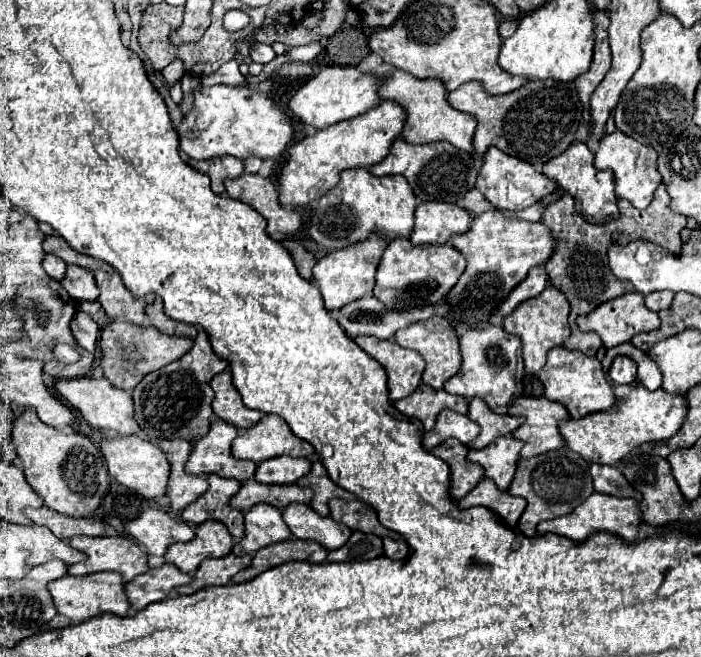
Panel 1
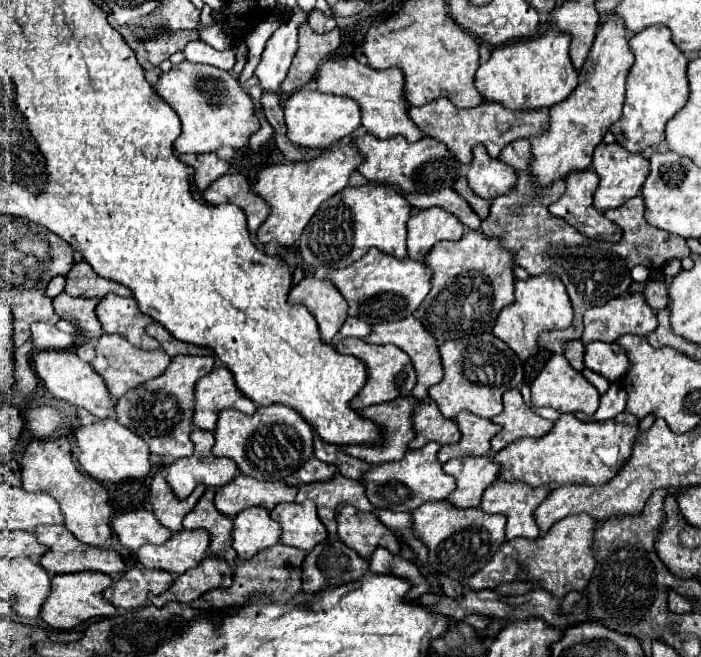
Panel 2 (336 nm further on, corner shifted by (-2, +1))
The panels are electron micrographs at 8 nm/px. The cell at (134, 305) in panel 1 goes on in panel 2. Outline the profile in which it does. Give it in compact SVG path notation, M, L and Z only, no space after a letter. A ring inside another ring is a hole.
M107 293L99 301L95 313L107 333L121 333L139 349L159 347L159 343L145 333L145 327L153 319L137 309L133 297L119 297L115 293Z

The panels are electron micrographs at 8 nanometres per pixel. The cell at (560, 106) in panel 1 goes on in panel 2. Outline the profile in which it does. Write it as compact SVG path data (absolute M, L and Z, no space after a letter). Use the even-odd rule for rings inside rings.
M441 97L421 107L409 107L409 115L417 123L417 127L423 129L425 135L443 141L461 163L473 161L473 147L477 143L483 143L491 157L499 157L501 149L511 141L545 135L549 127L549 109L511 111L495 101L485 101L475 109L459 109L447 97Z

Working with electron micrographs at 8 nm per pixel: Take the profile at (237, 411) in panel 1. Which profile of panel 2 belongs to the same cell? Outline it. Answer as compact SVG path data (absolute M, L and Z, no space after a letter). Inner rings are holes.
M217 367L195 385L195 417L193 425L213 431L223 409L237 409L247 415L255 413L255 403L249 401L235 385L227 367Z

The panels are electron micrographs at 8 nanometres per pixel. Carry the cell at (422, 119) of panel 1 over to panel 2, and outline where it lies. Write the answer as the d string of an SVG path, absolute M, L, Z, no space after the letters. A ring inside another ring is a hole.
M341 57L341 59L329 59L317 69L317 89L321 93L333 93L333 95L345 95L359 103L361 115L363 115L363 127L373 137L395 137L403 135L407 141L415 143L423 137L423 131L411 121L409 117L409 103L403 95L405 81L403 71L397 67L377 71L369 65L359 63L353 57Z

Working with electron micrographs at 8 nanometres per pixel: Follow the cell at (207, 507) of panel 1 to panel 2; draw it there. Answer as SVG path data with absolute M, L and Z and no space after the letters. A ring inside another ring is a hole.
M207 487L201 501L185 517L183 527L185 529L207 529L211 533L211 545L209 545L211 553L225 559L225 561L229 561L229 565L235 565L237 553L231 547L233 519L229 519L227 515L223 515L215 509L213 497L215 497L215 489Z

